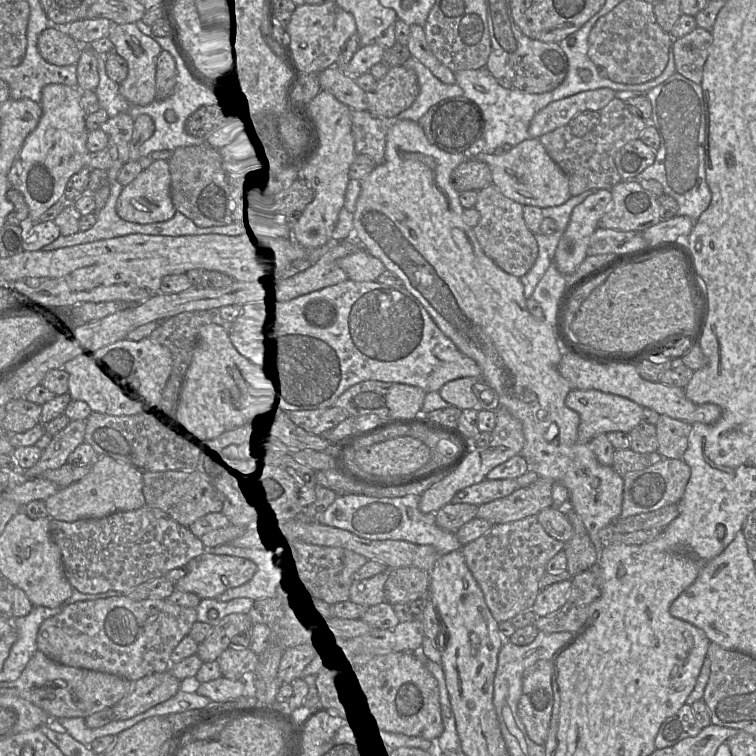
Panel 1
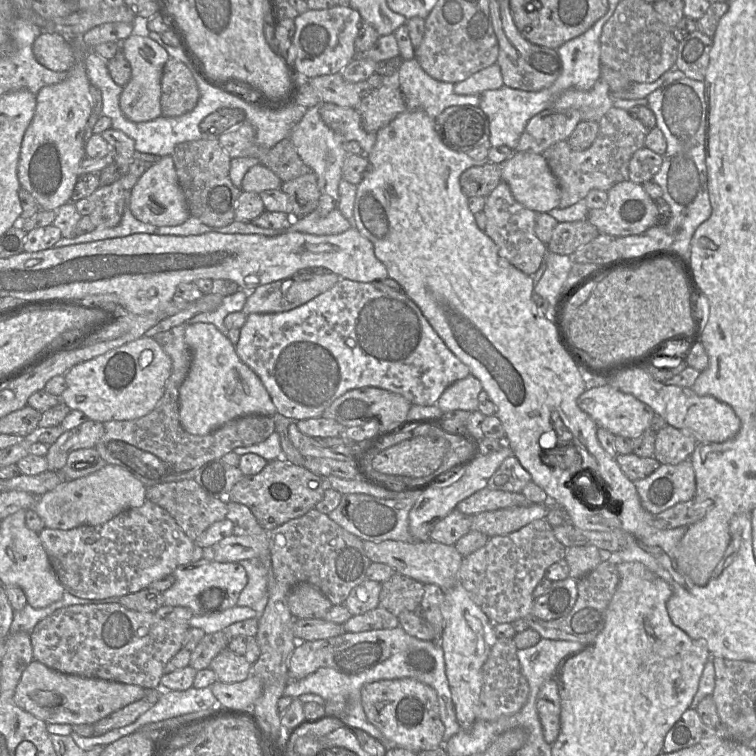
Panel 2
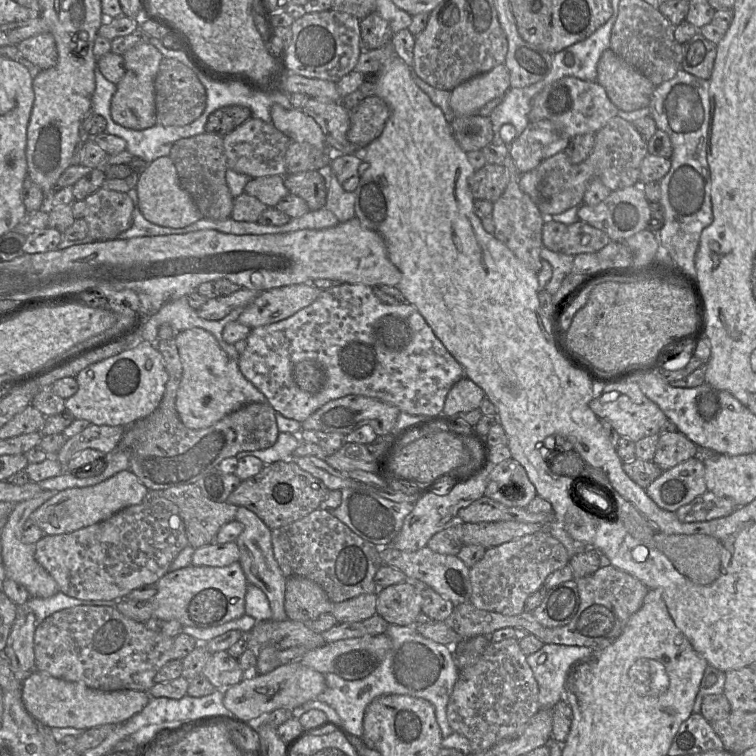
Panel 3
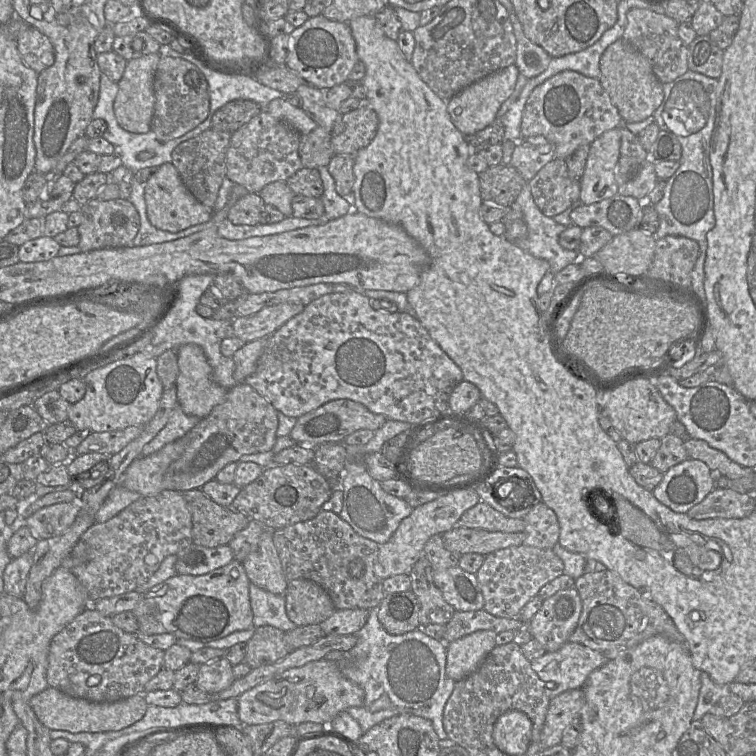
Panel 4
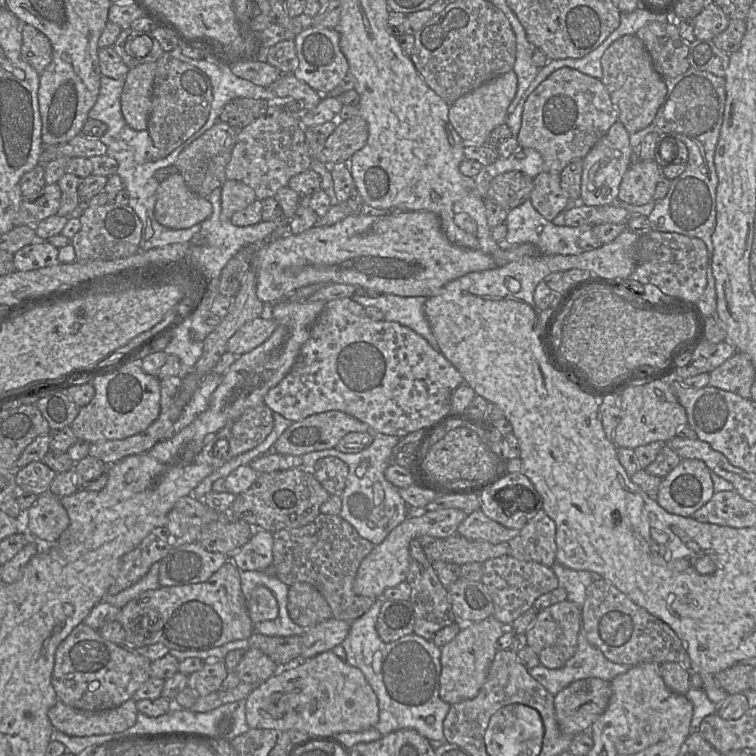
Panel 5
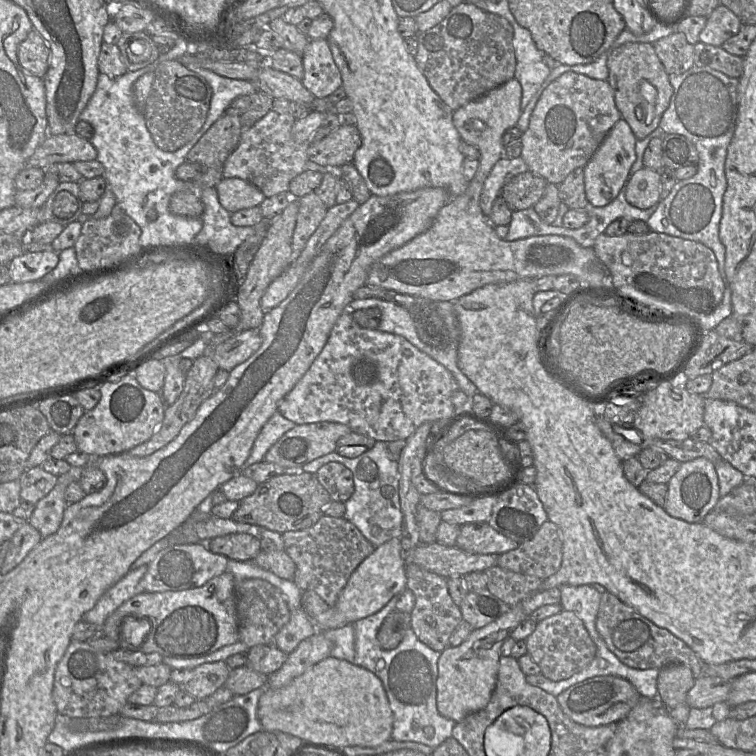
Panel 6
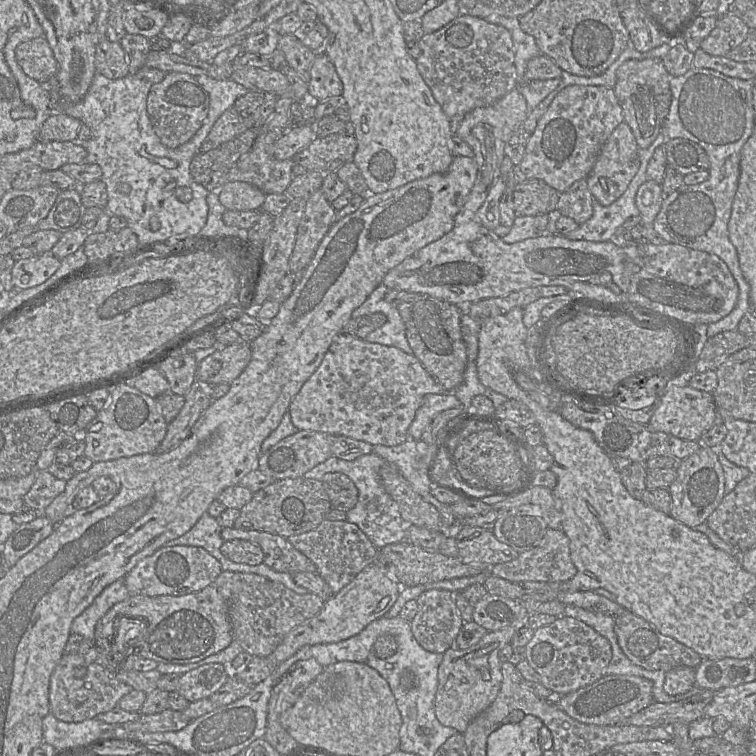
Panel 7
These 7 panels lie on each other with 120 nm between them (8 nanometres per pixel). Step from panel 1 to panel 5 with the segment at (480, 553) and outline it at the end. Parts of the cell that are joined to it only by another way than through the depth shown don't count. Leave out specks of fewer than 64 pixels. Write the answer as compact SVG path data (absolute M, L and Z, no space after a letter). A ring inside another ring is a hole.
M510 555L486 560L483 563L481 583L493 601L492 616L505 626L511 626L516 618L531 609L538 597L559 587L552 568L532 561L519 560Z

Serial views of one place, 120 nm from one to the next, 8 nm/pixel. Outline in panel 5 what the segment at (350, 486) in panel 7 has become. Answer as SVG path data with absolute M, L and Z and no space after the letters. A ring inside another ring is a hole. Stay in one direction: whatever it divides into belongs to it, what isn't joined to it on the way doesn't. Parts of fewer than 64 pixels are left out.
M327 456L316 461L312 474L330 494L341 494L348 476L348 466L340 459Z

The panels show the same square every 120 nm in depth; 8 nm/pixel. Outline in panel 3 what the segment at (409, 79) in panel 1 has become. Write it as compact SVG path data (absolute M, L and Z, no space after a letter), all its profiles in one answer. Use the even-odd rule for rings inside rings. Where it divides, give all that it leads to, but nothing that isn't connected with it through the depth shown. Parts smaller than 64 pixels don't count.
M373 95L365 97L349 113L347 139L358 147L366 147L381 135L390 117L390 108L383 99Z

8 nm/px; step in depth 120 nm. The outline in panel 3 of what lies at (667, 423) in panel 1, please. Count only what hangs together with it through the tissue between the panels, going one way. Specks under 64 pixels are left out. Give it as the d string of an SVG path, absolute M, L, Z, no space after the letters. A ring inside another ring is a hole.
M679 431L660 434L653 462L663 471L694 458L697 445Z

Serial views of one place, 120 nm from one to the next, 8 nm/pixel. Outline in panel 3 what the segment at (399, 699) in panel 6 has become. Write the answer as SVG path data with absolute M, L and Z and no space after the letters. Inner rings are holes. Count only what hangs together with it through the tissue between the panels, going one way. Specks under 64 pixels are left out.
M389 625L385 634L391 640L391 649L368 676L361 680L348 681L336 674L323 674L326 688L316 700L333 708L348 733L362 739L364 712L372 700L390 694L422 698L434 706L442 738L447 738L454 732L447 720L447 704L459 677L452 647L423 637L415 625Z

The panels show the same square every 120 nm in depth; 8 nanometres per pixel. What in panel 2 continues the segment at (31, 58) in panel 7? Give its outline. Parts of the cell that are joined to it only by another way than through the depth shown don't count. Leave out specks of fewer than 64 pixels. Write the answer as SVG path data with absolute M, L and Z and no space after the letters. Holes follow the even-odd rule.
M42 32L32 48L36 60L52 71L69 71L75 62L73 46L58 33Z

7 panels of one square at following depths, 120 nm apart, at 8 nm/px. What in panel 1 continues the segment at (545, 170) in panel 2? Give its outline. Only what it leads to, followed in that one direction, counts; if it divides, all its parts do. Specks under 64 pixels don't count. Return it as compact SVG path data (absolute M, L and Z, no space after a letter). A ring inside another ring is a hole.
M529 138L500 155L479 153L470 155L486 163L492 174L492 183L507 198L521 204L538 208L559 206L570 197L569 180L560 167L550 158L539 139Z

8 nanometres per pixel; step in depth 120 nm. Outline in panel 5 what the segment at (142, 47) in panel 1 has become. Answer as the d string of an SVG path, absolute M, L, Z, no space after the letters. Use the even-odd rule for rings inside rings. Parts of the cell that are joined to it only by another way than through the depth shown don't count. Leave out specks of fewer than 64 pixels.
M156 62L131 68L124 81L121 110L127 124L134 130L145 130L152 110L152 93Z

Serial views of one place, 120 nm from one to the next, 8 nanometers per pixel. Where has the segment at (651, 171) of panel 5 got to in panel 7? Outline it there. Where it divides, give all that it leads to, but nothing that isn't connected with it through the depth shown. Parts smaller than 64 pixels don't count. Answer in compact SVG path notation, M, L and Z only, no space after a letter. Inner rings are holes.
M646 180L637 190L635 204L640 212L643 226L643 242L659 244L664 242L654 231L653 222L661 208L664 193L661 185Z

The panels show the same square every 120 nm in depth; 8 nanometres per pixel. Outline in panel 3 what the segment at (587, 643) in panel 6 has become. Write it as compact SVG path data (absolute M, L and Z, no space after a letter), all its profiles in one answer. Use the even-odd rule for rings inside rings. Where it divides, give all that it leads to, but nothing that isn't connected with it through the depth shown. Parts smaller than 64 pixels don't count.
M570 580L549 589L541 604L533 610L532 615L545 627L561 627L574 619L579 605L577 583Z

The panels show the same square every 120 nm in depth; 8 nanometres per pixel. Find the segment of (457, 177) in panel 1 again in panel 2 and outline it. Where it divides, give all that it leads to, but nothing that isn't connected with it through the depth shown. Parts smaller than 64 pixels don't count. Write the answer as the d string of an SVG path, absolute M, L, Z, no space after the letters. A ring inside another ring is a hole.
M489 161L478 163L466 169L459 178L462 192L466 197L487 197L501 182L499 165Z

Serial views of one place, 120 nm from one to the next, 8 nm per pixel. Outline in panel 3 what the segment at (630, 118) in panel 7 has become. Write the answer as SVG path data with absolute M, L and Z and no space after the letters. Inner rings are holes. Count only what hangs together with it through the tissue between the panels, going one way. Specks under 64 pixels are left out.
M610 48L602 53L597 65L597 73L596 81L604 87L608 97L618 109L630 112L649 106L656 86L618 57Z

